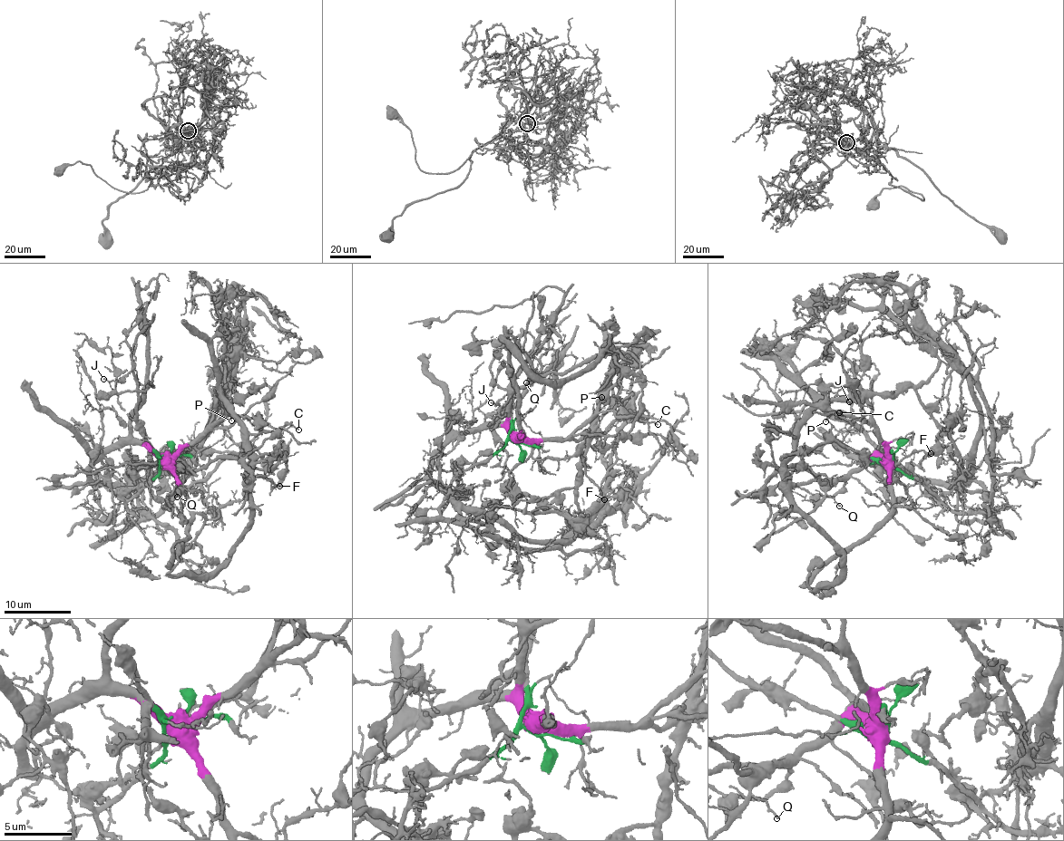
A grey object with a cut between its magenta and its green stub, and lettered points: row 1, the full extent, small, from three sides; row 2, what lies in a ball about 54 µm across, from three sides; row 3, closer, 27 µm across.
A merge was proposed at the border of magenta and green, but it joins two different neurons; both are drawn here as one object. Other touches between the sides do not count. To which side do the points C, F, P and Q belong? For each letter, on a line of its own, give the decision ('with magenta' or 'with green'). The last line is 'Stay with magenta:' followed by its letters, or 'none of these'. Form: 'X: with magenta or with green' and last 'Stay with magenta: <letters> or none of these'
C: with magenta
F: with magenta
P: with magenta
Q: with magenta
Stay with magenta: C, F, P, Q

